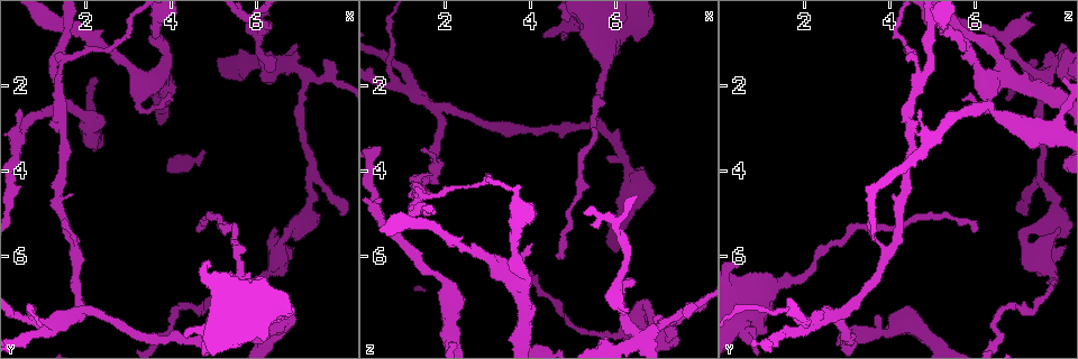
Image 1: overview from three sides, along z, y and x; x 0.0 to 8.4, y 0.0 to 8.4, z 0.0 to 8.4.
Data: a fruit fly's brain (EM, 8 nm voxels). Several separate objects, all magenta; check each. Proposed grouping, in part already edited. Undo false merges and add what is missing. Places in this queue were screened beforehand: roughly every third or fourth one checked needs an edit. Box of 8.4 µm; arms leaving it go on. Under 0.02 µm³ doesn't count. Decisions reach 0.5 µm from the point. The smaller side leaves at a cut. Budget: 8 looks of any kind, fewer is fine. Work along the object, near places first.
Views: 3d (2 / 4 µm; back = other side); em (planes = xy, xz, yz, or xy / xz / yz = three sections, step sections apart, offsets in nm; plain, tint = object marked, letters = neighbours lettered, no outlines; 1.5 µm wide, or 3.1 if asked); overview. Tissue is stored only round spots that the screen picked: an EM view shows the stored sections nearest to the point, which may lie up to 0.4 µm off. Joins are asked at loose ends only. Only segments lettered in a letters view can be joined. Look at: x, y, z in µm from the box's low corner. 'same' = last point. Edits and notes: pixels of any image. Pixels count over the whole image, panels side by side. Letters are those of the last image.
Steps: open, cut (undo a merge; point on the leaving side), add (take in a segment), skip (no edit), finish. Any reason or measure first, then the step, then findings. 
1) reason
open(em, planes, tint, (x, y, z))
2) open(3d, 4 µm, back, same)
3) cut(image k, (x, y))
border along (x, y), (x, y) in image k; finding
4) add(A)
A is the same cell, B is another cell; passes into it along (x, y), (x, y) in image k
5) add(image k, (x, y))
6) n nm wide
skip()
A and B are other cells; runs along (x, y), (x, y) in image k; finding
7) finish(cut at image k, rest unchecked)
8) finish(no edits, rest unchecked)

thick end
open(em, planes, letters, (6.70, 7.50, 0.75))

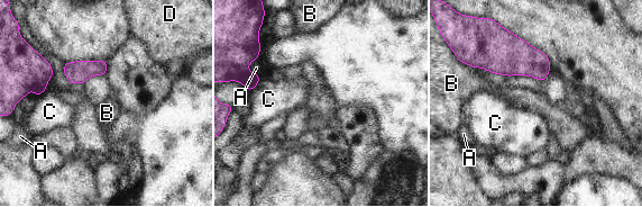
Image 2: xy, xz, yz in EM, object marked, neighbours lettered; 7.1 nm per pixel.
skip()
A, B, C and D are other cells; border along (45, 89), (36, 97) in image 2; no lettered segment goes on from it

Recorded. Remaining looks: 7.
a fork
open(3d, 4 µm, (1.40, 1.85, 4.75))

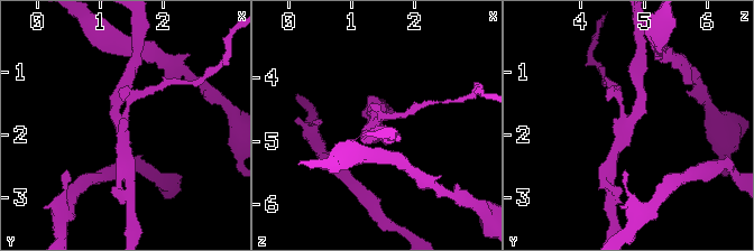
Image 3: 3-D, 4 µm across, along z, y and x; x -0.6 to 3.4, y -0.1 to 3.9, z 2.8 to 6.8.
open(em, planes, plain, (1.40, 1.80, 4.75))

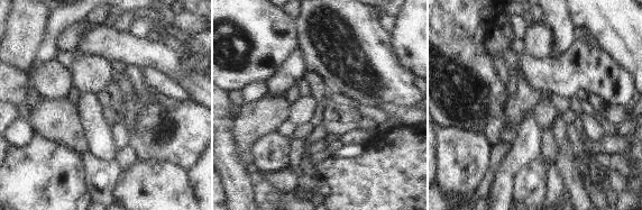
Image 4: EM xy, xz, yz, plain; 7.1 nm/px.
open(em, planes, letters, same)

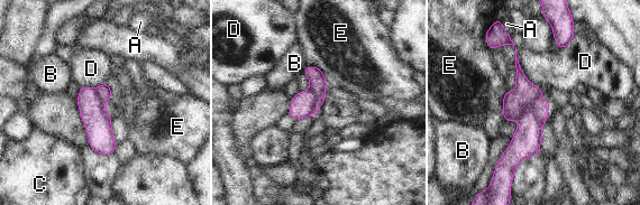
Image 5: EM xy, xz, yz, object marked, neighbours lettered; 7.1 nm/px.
190 nm wide
cut(image 5, (305, 103))
A, B, C, D and E are other cells; border along (309, 89), (317, 94), (320, 104) in image 5; a second neuron is stuck on

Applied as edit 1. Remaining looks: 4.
open(overview)

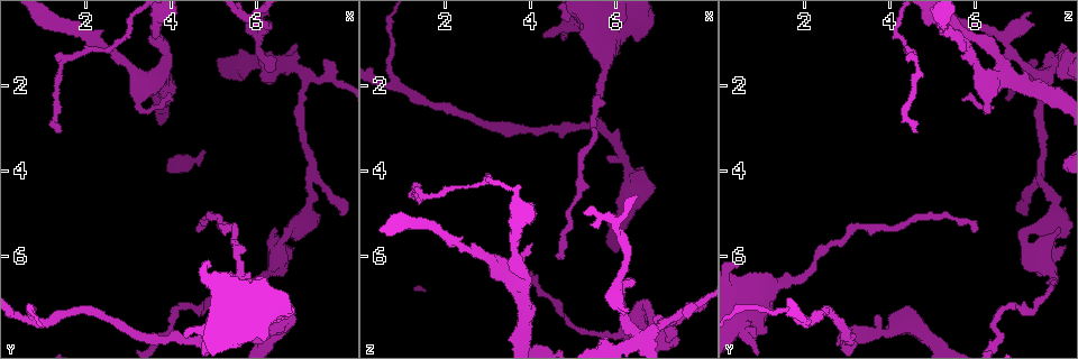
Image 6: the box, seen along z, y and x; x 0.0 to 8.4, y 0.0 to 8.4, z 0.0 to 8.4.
branch point
open(em, yz, step 4, letters, (6.00, 0.95, 6.70))

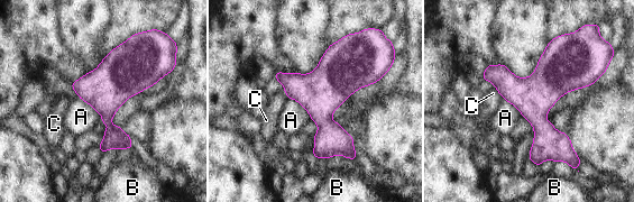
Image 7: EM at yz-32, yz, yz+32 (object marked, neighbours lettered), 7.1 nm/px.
280 nm wide
skip()
A, B and C are other cells; all the same neuron

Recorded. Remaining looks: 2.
finish(cut at image 5, rest unchecked)

